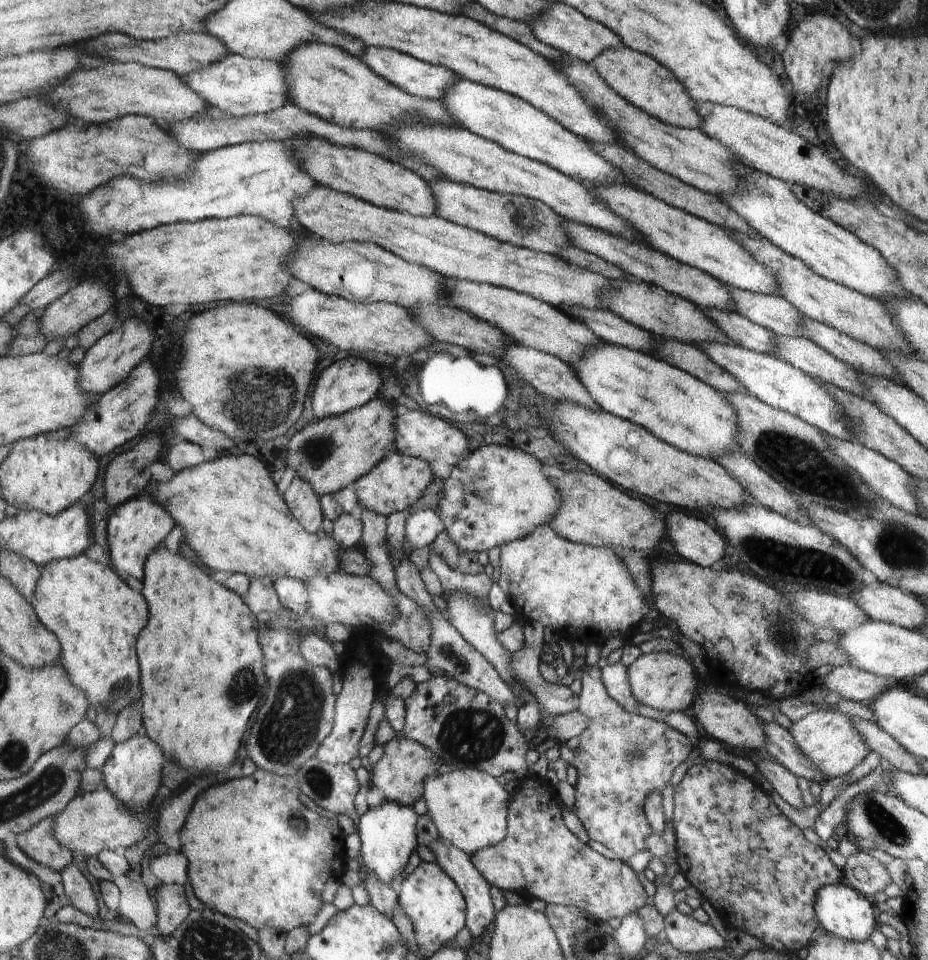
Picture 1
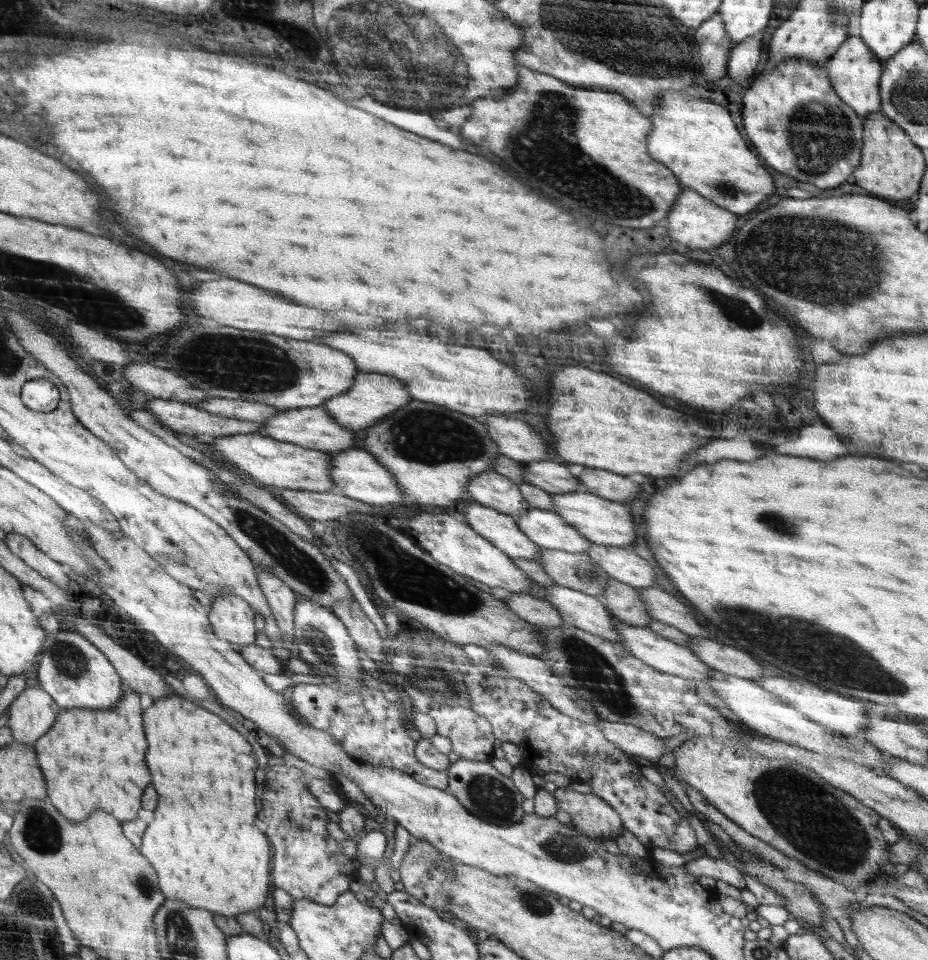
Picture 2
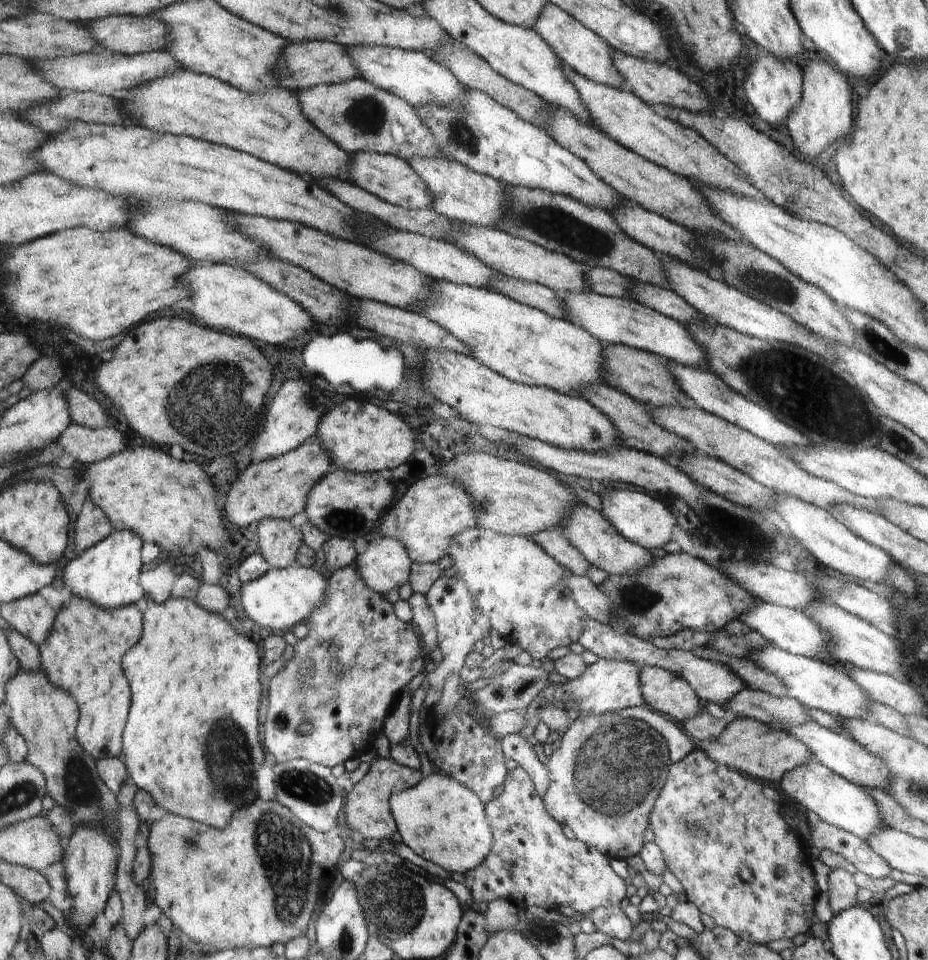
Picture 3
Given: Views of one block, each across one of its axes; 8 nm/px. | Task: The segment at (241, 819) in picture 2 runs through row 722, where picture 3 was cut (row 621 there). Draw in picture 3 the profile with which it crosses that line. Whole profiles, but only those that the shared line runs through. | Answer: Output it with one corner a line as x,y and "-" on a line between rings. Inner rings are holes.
170,598
164,604
150,600
146,612
146,636
126,656
126,672
134,684
134,712
126,730
124,752
133,782
150,791
157,804
170,813
226,828
230,818
256,796
254,774
264,762
258,734
260,658
256,644
242,636
220,614
200,608
194,600

